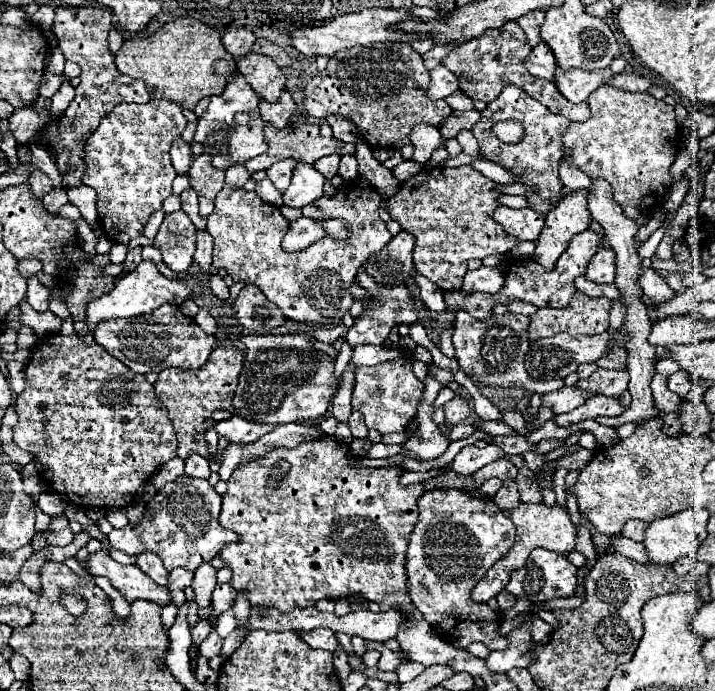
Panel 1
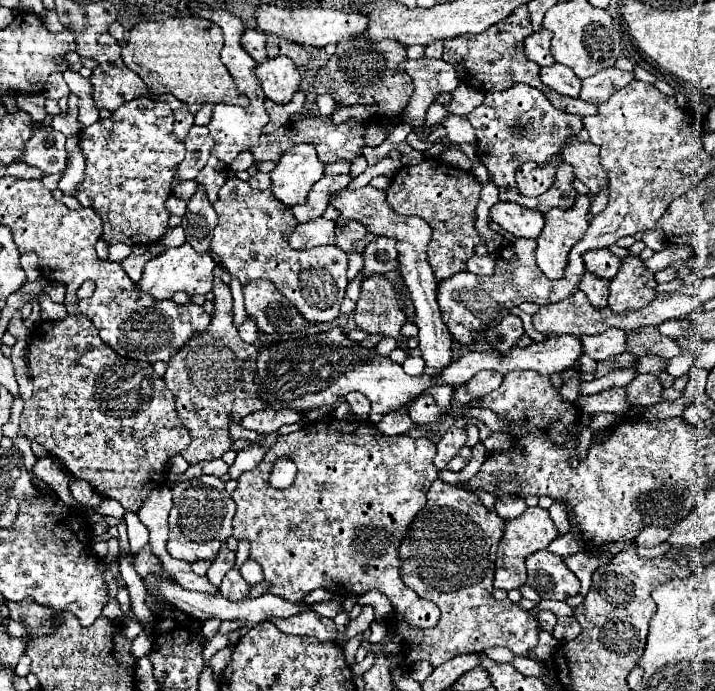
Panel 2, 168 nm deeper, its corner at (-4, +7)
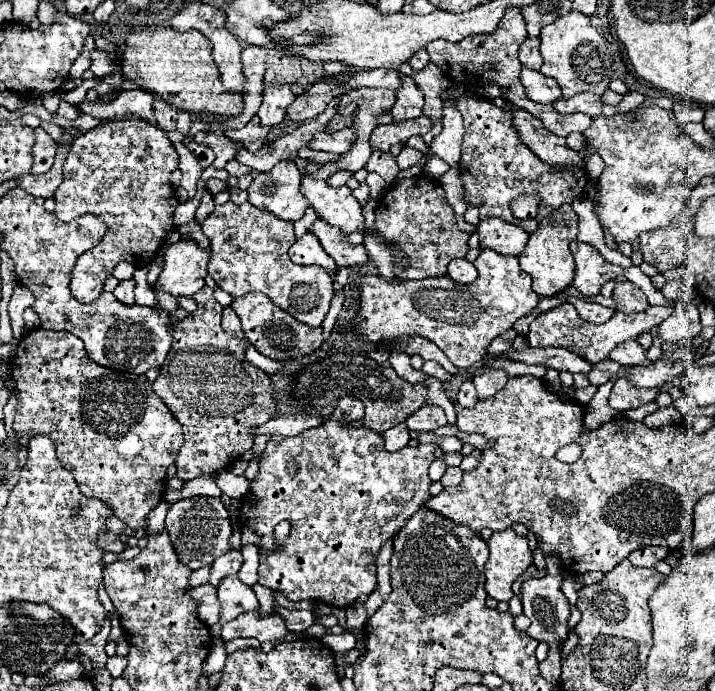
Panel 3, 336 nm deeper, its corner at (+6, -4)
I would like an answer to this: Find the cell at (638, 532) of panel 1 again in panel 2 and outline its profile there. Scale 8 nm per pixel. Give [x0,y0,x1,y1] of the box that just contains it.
[635,525,669,547]

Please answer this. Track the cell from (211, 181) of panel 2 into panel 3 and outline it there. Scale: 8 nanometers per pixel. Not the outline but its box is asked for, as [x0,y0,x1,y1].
[195,192,215,224]

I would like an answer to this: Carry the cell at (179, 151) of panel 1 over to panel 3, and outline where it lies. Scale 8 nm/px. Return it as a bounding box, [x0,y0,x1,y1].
[153,98,177,130]

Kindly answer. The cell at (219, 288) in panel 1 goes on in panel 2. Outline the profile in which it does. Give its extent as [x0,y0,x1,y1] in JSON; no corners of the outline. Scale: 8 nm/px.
[163,277,265,465]

